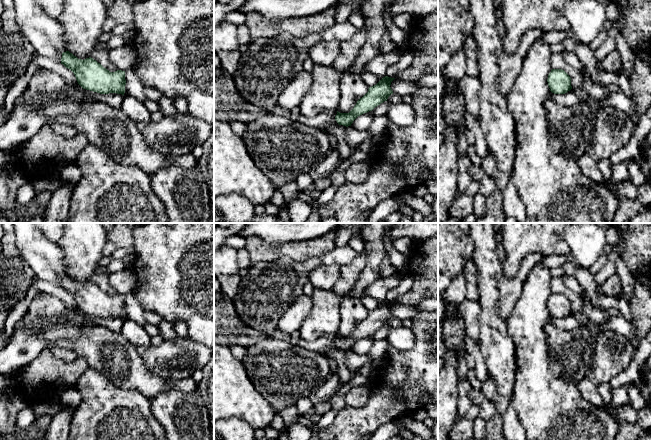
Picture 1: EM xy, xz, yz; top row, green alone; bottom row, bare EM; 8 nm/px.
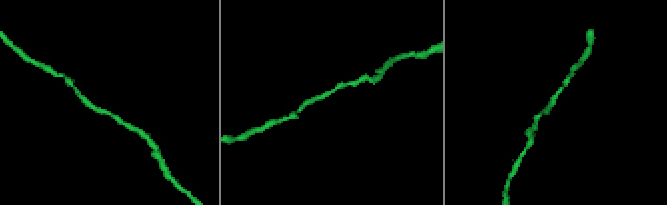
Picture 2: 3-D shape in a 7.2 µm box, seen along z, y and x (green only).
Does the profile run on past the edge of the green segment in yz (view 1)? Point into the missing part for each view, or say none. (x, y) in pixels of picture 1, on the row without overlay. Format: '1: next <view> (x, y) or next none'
1: next none

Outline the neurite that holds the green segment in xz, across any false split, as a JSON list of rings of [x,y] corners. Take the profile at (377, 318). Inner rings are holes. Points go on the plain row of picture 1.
[[[385,300],[376,309],[369,311],[368,316],[357,325],[349,337],[340,337],[337,335],[335,340],[337,347],[346,351],[351,350],[358,340],[372,335],[375,331],[387,325],[388,321],[393,318],[390,309],[394,303]]]

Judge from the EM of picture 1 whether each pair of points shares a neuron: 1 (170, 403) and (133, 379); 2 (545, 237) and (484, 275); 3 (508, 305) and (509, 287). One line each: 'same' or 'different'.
1: different
2: different
3: same

